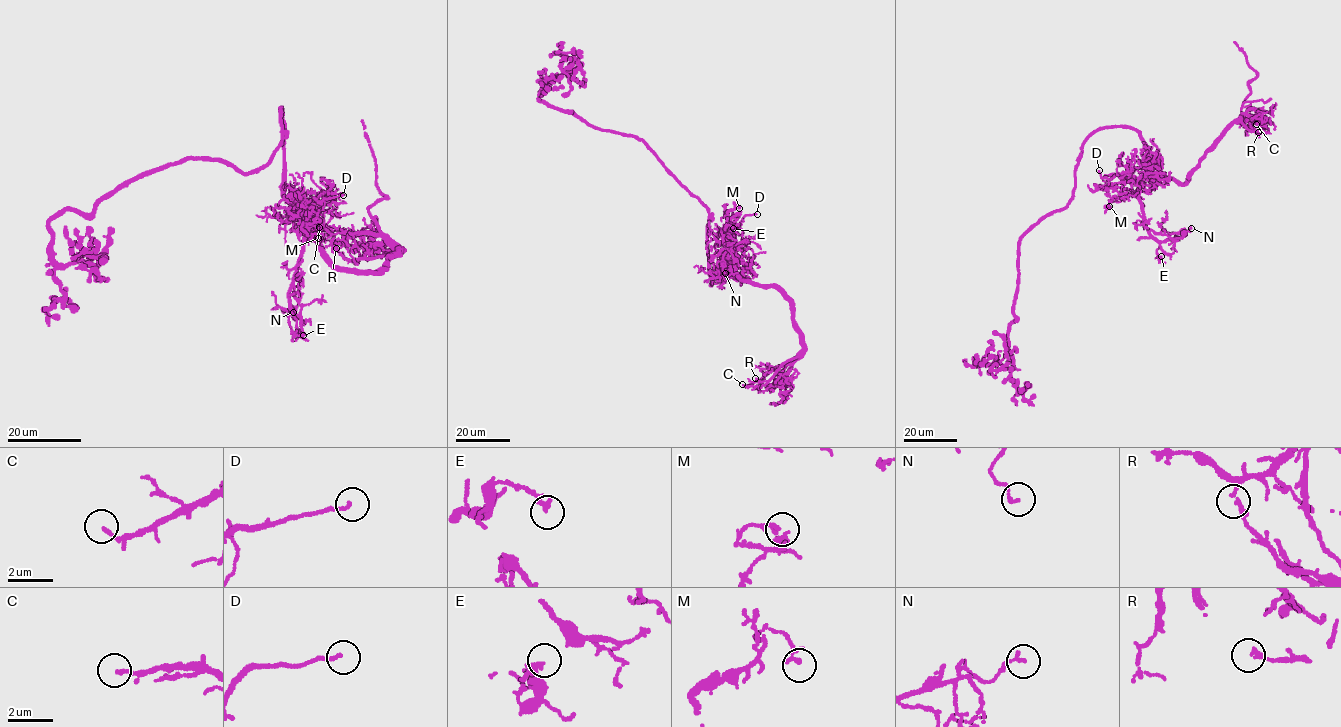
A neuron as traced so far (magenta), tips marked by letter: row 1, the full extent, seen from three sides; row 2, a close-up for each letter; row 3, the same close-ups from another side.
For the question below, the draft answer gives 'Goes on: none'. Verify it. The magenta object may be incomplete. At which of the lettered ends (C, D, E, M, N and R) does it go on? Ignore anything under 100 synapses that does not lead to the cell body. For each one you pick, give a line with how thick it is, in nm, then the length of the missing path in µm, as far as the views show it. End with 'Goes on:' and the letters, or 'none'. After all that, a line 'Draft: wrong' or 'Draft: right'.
Goes on: none
Draft: right

